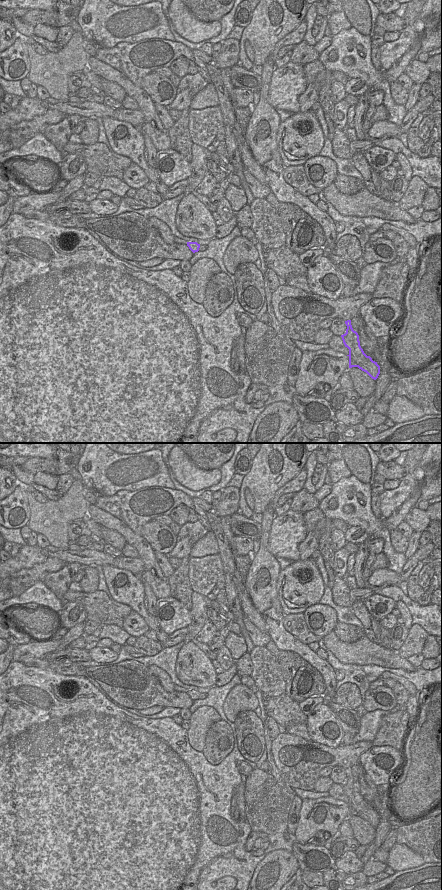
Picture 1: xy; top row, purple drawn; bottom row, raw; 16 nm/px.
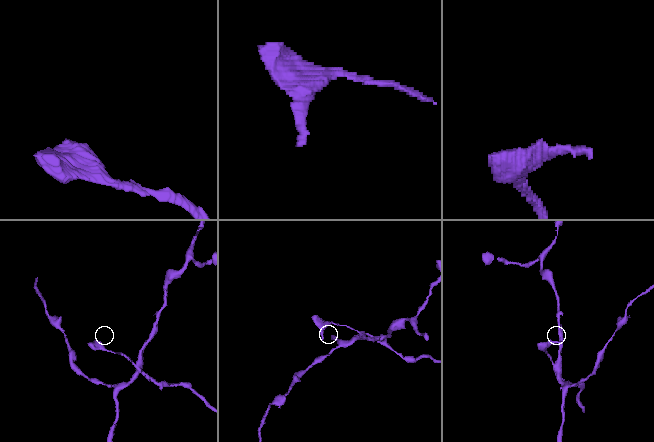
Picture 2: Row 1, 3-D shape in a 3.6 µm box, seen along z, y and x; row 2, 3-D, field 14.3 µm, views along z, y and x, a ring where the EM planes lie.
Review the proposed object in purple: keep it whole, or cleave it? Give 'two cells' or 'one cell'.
two cells

